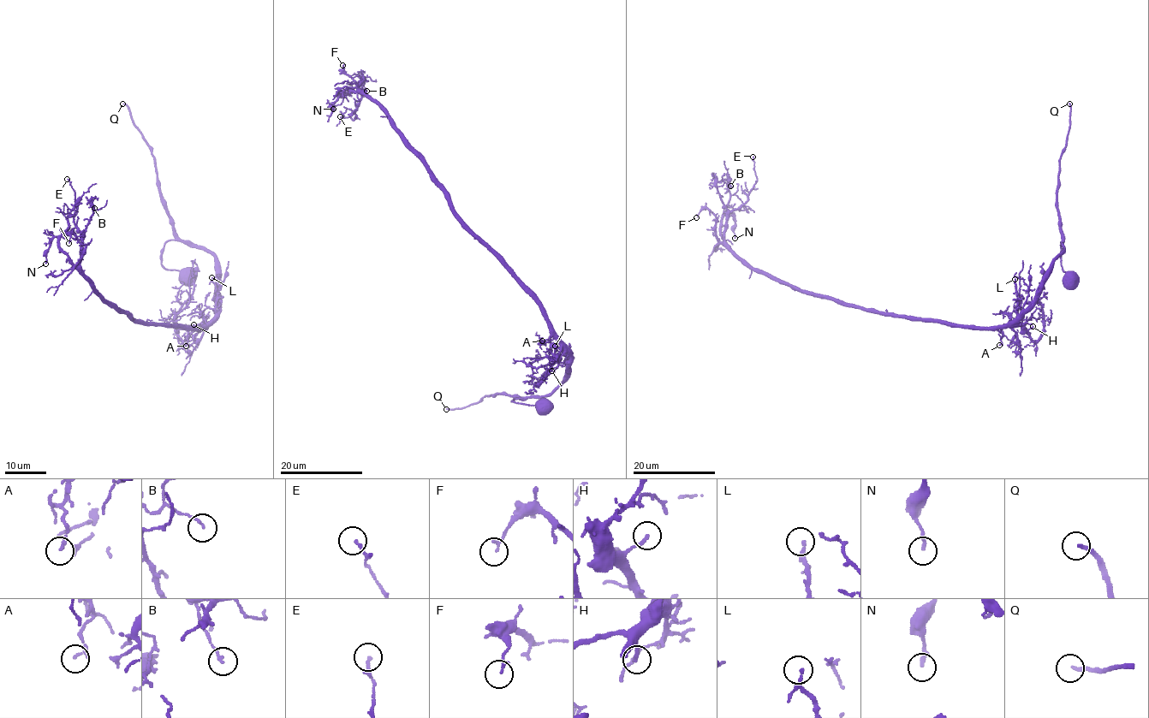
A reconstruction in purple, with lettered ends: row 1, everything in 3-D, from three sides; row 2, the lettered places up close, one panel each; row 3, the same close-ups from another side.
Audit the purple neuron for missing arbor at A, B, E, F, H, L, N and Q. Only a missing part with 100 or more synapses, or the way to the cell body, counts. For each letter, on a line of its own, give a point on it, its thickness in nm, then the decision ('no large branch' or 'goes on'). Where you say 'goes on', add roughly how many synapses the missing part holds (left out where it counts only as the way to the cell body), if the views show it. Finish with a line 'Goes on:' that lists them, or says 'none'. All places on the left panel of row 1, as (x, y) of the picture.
A: at (186, 346); 160 nm thick; no large branch
B: at (94, 208); 140 nm thick; no large branch
E: at (67, 179); 150 nm thick; no large branch
F: at (68, 243); 150 nm thick; no large branch
H: at (193, 324); 190 nm thick; no large branch
L: at (211, 277); 120 nm thick; no large branch
N: at (45, 264); 200 nm thick; no large branch
Q: at (122, 103); 190 nm thick; goes on; about 250 synapses
Goes on: Q

